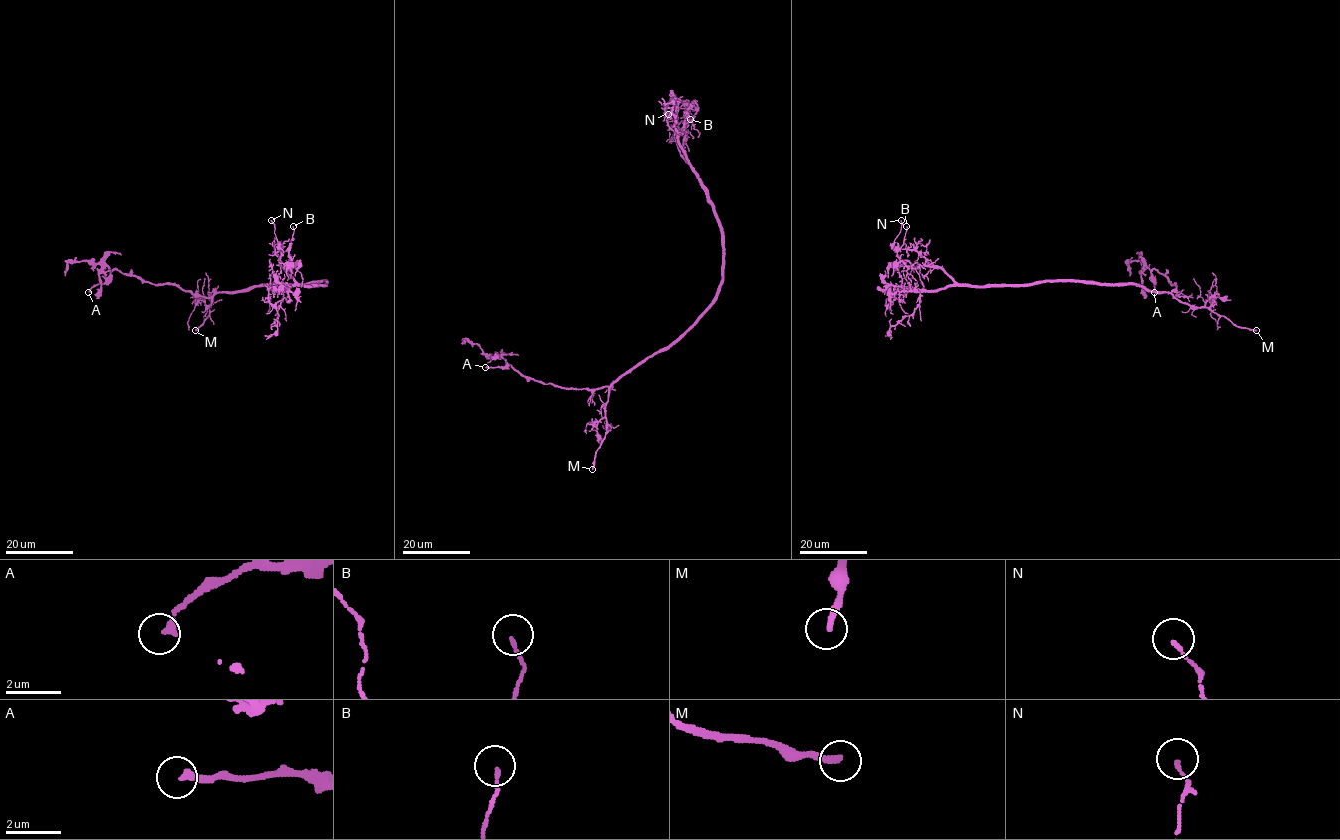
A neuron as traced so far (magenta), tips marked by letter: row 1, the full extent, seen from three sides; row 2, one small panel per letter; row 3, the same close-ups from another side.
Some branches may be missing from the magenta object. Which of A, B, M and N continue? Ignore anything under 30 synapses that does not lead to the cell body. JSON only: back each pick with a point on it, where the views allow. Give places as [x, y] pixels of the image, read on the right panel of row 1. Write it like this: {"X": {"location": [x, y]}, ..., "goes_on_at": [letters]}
{"M": {"location": [1256, 330]}, "goes_on_at": ["M"]}

